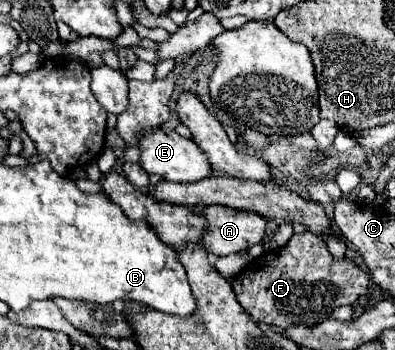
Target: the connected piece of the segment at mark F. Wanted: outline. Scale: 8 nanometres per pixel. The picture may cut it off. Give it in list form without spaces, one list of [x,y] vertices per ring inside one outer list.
[[[301,232],[293,234],[279,250],[255,258],[231,280],[231,286],[239,304],[255,322],[287,330],[305,322],[319,324],[327,320],[337,306],[353,304],[361,294],[369,292],[369,276],[347,258],[335,260],[321,236]]]

